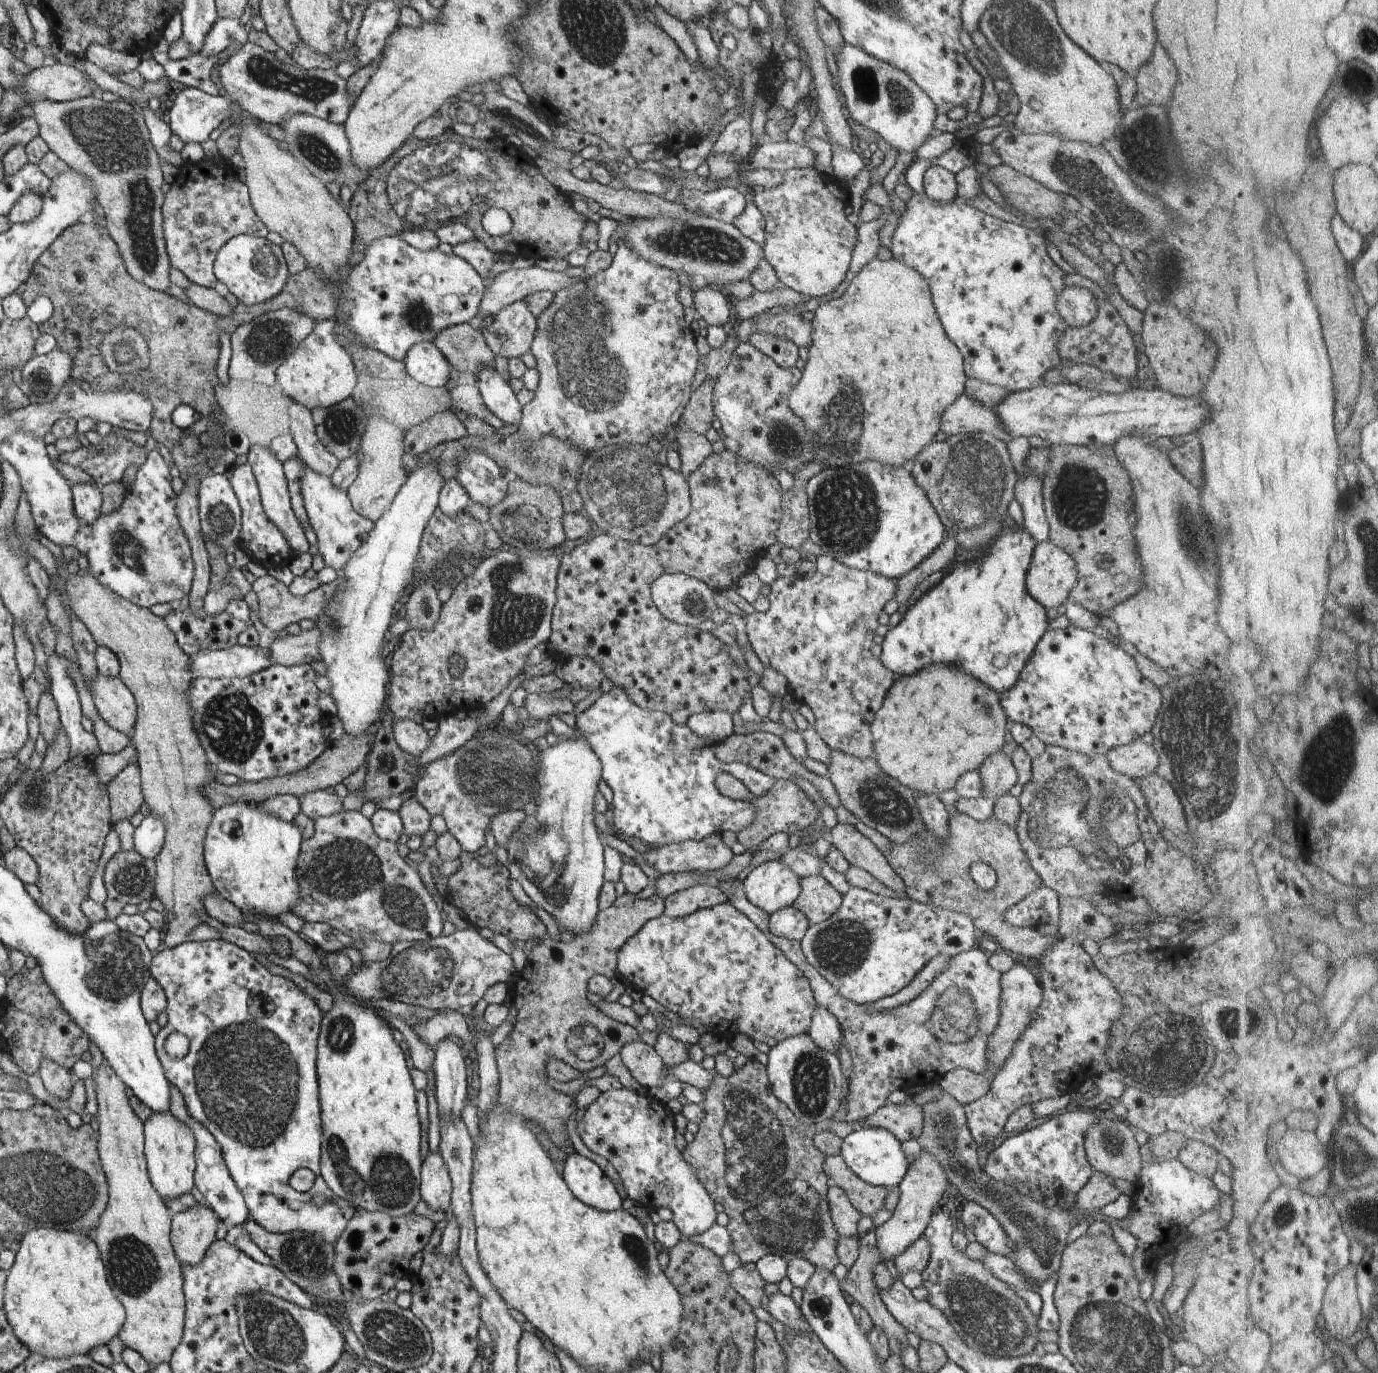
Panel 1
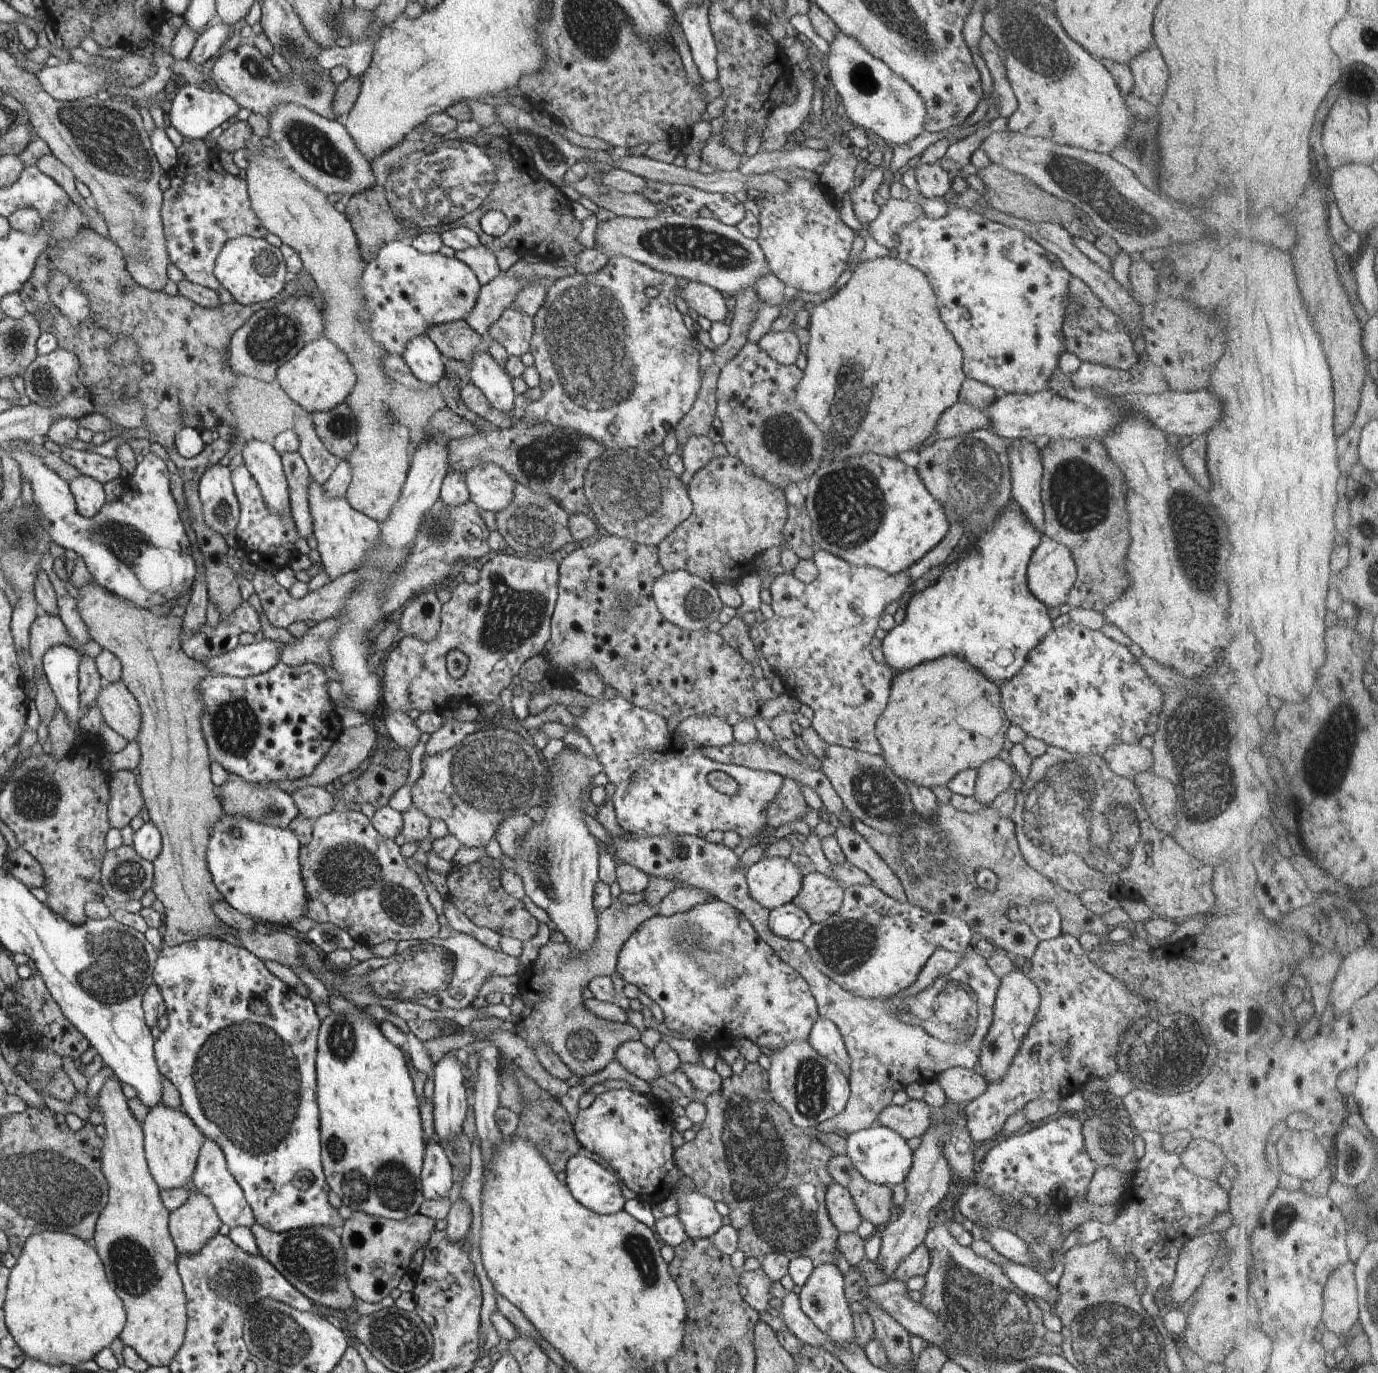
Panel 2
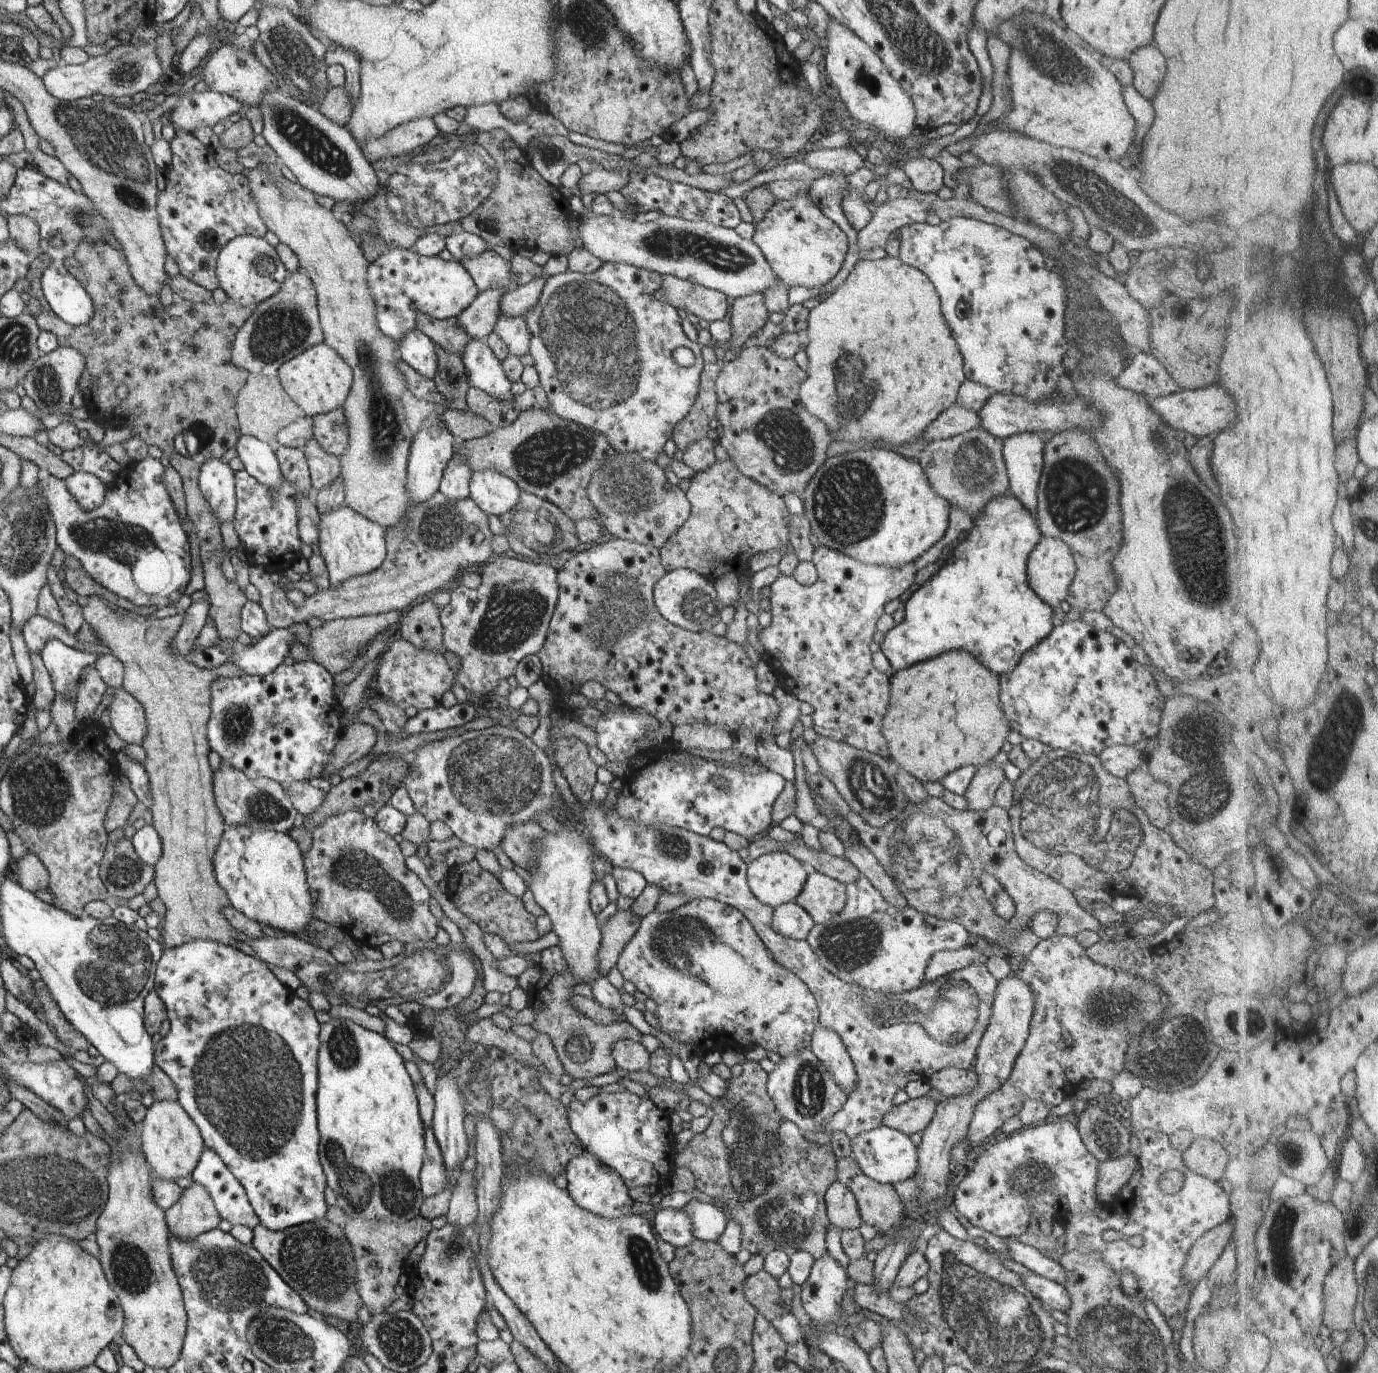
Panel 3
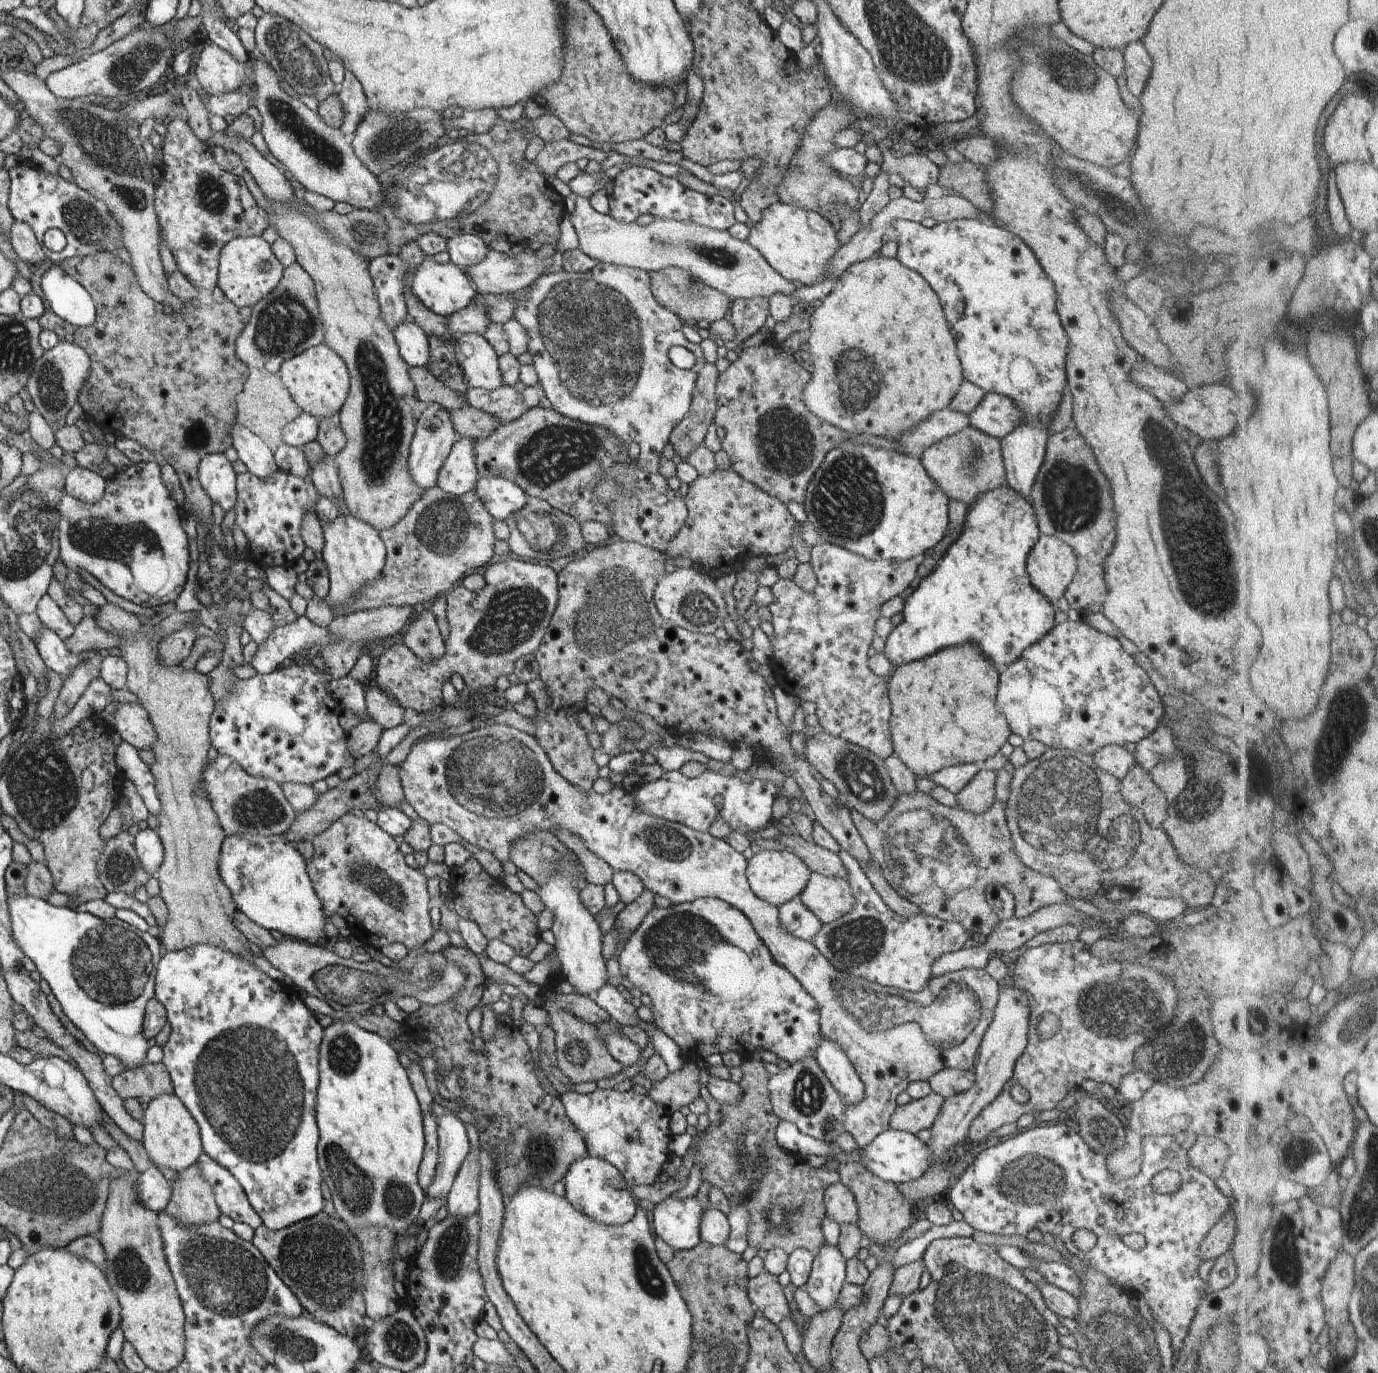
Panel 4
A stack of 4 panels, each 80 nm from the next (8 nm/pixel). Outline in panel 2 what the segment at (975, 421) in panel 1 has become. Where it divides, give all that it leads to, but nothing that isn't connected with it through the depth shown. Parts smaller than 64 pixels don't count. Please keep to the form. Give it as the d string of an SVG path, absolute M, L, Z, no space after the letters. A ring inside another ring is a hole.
M959 400L941 414L933 432L938 434L940 439L949 439L961 432L969 433L988 428L991 428L990 421L983 409Z

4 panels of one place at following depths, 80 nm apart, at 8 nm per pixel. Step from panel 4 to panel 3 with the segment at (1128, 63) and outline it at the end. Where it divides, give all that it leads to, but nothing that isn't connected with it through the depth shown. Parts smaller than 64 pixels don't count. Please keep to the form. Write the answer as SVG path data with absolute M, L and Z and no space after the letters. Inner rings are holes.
M1144 46L1130 56L1130 66L1134 72L1133 85L1136 90L1144 98L1150 98L1166 74L1164 58L1154 46Z

